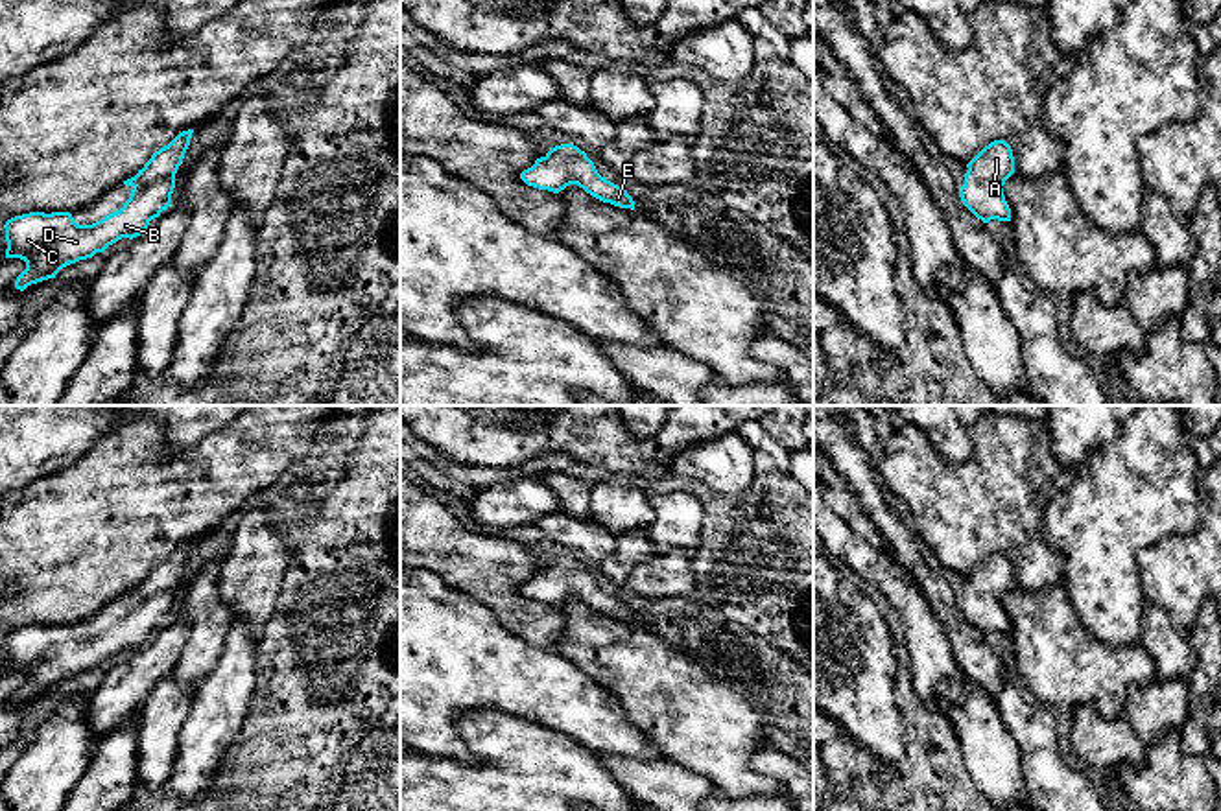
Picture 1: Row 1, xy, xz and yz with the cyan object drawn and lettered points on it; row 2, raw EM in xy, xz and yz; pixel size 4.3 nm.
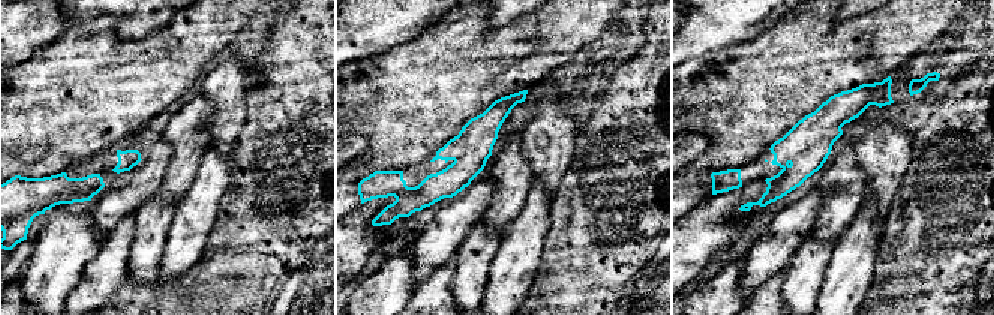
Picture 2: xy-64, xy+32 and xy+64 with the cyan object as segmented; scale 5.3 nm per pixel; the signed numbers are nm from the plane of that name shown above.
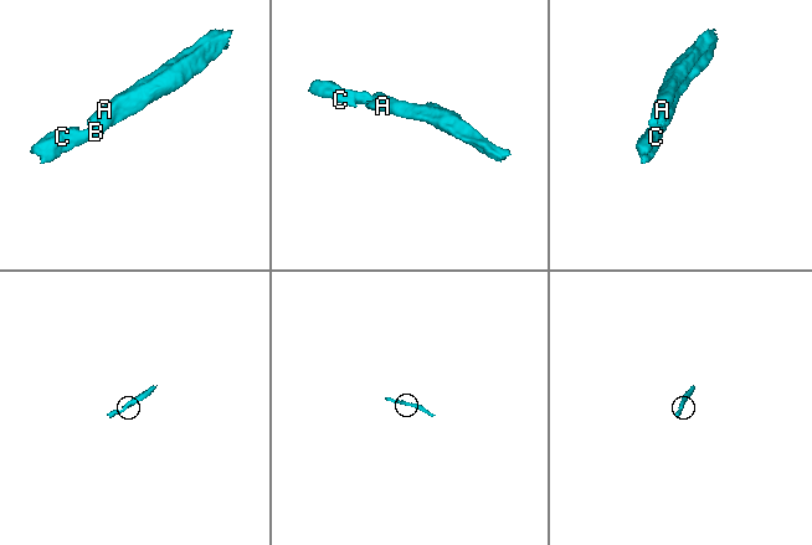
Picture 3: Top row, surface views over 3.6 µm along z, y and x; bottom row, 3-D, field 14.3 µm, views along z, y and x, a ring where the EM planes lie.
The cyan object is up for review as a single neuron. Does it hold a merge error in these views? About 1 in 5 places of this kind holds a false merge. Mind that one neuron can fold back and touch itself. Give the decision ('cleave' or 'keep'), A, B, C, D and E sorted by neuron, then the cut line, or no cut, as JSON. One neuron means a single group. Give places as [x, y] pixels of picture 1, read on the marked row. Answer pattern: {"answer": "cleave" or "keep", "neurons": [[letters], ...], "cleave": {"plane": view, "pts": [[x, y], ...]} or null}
{"answer": "keep", "neurons": [["A", "B", "C", "D", "E"]], "cleave": null}

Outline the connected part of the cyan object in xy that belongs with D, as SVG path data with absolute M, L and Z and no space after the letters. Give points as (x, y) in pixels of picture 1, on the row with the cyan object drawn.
M194 129L179 133L168 146L155 151L135 177L124 181L125 186L133 188L124 206L92 225L77 225L70 212L30 212L7 219L4 225L7 241L6 258L20 258L26 262L26 269L17 276L15 288L24 291L31 284L55 278L55 275L70 264L103 253L122 238L133 240L140 236L149 221L172 205L175 173L183 164L192 133Z

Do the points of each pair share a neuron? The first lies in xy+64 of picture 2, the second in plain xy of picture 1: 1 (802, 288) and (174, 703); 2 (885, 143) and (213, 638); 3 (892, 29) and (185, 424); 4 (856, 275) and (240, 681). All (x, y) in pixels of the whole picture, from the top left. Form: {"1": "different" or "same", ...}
{"1": "same", "2": "different", "3": "different", "4": "same"}

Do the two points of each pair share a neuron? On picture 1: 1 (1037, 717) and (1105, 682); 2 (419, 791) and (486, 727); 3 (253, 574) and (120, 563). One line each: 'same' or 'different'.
1: different
2: same
3: different

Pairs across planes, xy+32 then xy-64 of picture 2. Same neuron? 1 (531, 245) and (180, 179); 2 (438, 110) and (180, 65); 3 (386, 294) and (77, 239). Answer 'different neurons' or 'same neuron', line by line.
1: different neurons
2: same neuron
3: same neuron

